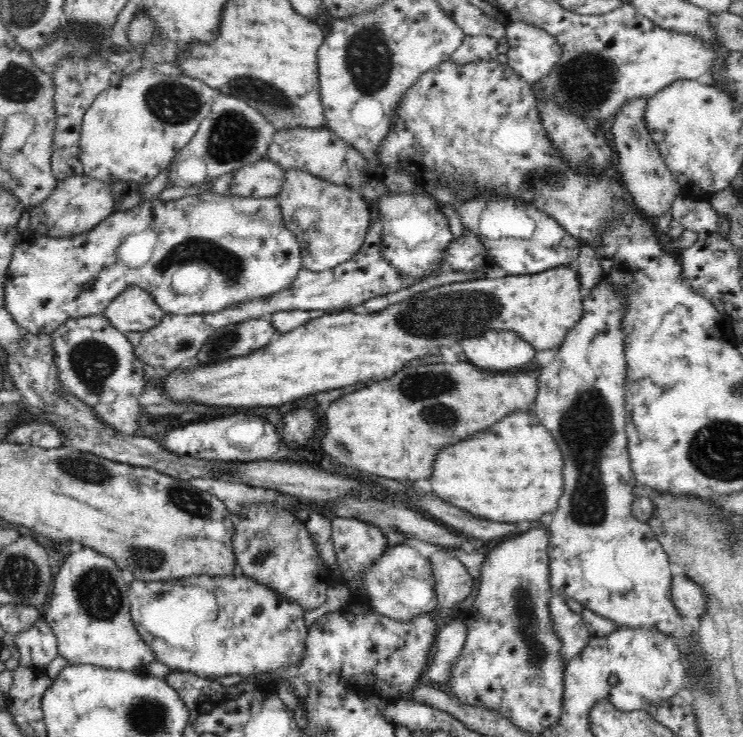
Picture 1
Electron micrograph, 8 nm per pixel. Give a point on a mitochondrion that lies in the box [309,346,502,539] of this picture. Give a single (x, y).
(429, 388)

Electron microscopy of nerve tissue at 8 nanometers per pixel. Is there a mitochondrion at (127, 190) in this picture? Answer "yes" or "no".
no

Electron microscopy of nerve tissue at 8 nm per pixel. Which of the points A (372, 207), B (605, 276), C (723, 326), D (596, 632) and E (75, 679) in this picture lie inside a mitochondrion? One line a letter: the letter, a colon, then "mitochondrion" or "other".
A: other
B: other
C: other
D: other
E: other

